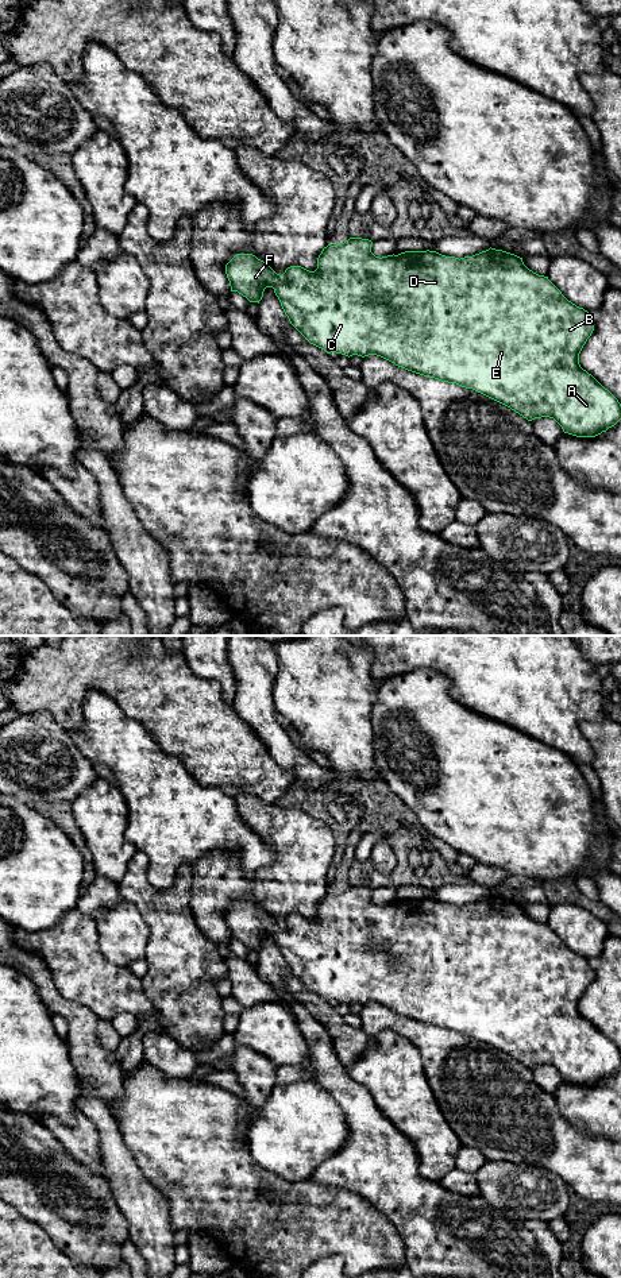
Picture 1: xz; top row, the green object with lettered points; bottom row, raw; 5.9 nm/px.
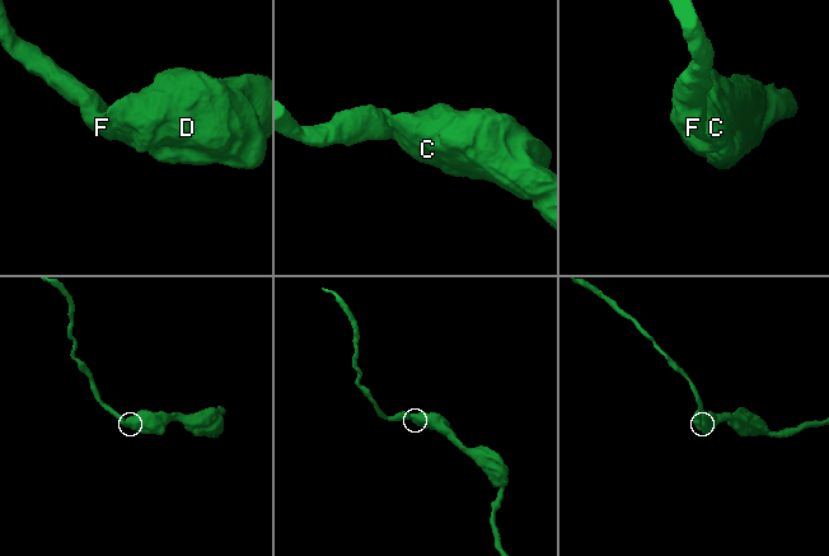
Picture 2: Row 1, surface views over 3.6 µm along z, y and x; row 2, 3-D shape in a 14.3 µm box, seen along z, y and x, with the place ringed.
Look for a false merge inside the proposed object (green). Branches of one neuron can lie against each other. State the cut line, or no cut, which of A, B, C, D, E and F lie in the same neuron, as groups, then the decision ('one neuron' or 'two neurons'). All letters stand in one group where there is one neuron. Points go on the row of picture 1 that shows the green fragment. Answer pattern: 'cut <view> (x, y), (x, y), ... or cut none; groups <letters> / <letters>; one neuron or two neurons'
cut none; groups A B C D E F; one neuron

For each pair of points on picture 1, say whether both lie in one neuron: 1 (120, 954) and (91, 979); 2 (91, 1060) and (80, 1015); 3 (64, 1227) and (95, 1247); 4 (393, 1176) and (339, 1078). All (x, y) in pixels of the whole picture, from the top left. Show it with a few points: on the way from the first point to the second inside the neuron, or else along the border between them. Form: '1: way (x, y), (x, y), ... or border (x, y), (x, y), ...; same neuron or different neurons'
1: border (99, 933), (100, 953), (110, 962), (126, 968); different neurons
2: way (84, 1049), (83, 1026); same neuron
3: way (72, 1227), (87, 1239); same neuron
4: way (375, 1151), (357, 1103); same neuron

